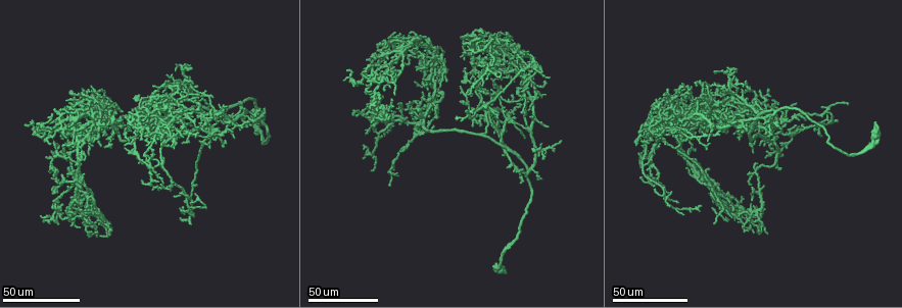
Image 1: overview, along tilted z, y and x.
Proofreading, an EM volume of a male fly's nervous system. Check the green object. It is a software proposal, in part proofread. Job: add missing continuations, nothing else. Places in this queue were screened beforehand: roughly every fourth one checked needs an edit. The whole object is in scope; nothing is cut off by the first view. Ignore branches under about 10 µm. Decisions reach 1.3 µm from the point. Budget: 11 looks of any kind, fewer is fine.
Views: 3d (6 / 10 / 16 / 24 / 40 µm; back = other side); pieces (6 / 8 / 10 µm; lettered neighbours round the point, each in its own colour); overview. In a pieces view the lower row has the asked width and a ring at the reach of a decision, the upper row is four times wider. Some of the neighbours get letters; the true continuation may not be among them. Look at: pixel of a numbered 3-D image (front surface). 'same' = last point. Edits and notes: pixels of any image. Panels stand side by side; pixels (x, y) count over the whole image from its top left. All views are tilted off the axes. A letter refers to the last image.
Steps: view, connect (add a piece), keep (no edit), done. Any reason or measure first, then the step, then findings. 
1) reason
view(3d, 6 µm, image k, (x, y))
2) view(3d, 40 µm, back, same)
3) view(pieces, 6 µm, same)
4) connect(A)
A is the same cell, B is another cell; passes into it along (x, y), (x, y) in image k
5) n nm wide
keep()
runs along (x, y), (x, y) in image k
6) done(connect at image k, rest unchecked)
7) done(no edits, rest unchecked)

branch stops here
view(3d, 24 µm, image 1, (400, 33))

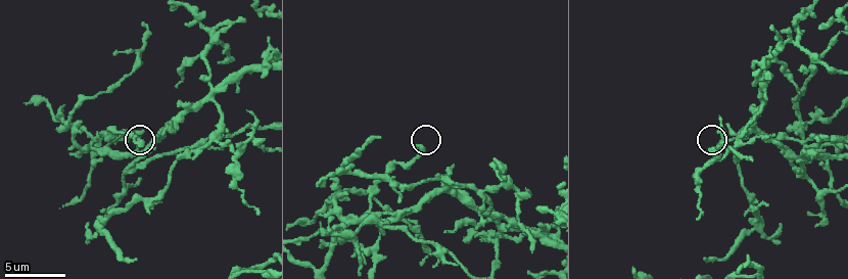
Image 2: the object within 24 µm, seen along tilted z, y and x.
view(pieces, 10 µm, image 2, (422, 149))

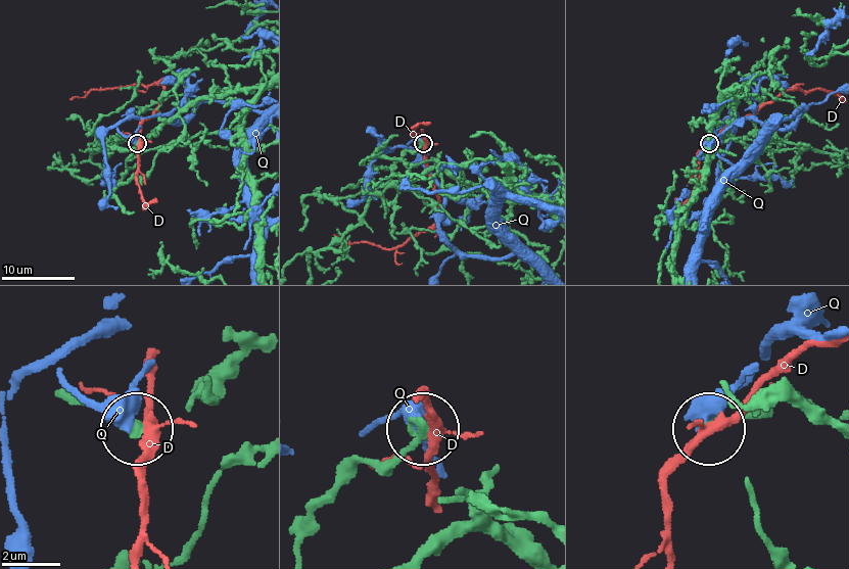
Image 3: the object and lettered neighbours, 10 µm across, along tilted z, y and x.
keep()
D and Q are other cells; runs along (159, 126), (131, 149), (120, 148), (114, 139), (137, 141) in image 3; none of them fits

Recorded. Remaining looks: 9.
branch stops here
view(3d, 24 µm, image 1, (757, 165))

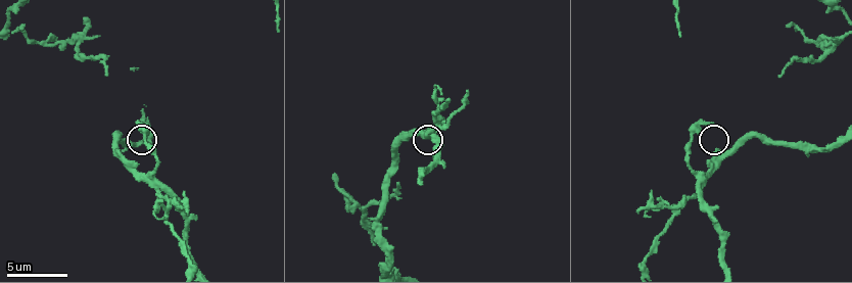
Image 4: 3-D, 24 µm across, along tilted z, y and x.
what lies round it
view(pieces, 6 µm, image 4, (712, 123))

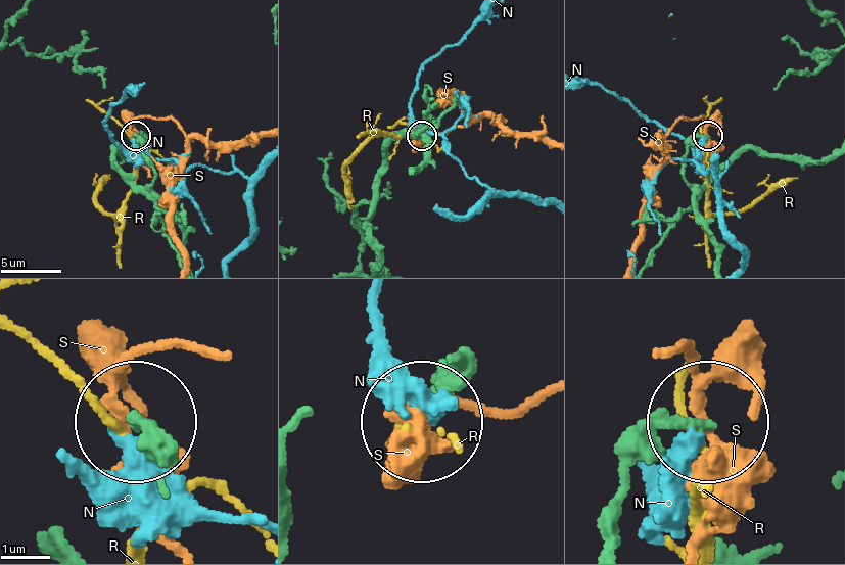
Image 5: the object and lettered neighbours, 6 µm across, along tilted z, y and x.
keep()
N, R and S are other cells; no lettered piece goes on from it

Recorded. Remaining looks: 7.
end of a long branch
view(3d, 40 µm, image 1, (472, 96))

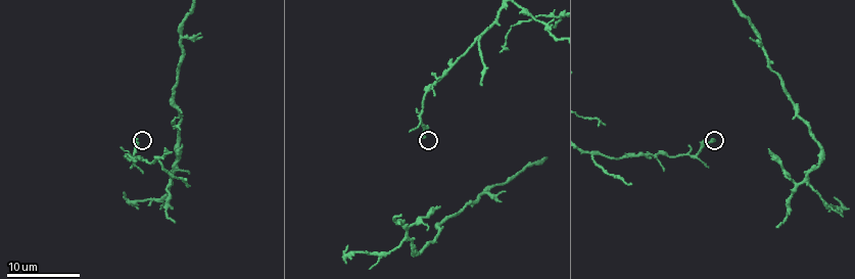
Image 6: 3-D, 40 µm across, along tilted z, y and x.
view(pieces, 10 µm, image 6, (716, 140))

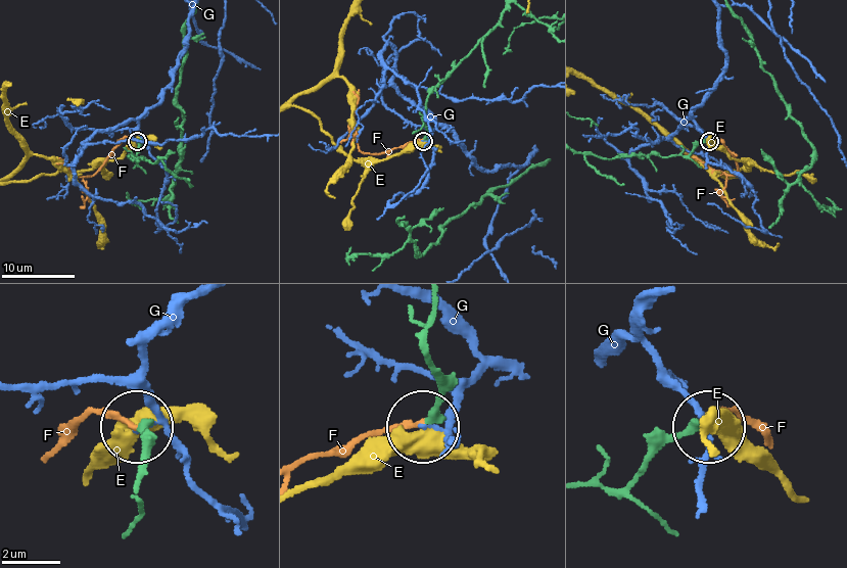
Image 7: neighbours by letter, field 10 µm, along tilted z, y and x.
connect(F)
F is the same cell, E and G are other cells; passes into it along (425, 348), (438, 388), (430, 421), (377, 429), (303, 460) in image 7; the cell continues

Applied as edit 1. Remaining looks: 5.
branch stops here
view(3d, 24 µm, image 1, (733, 101))

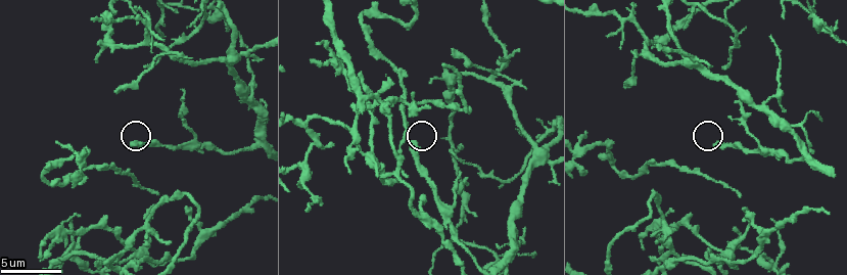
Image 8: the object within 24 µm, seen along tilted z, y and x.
view(pieces, 8 µm, image 8, (131, 145))

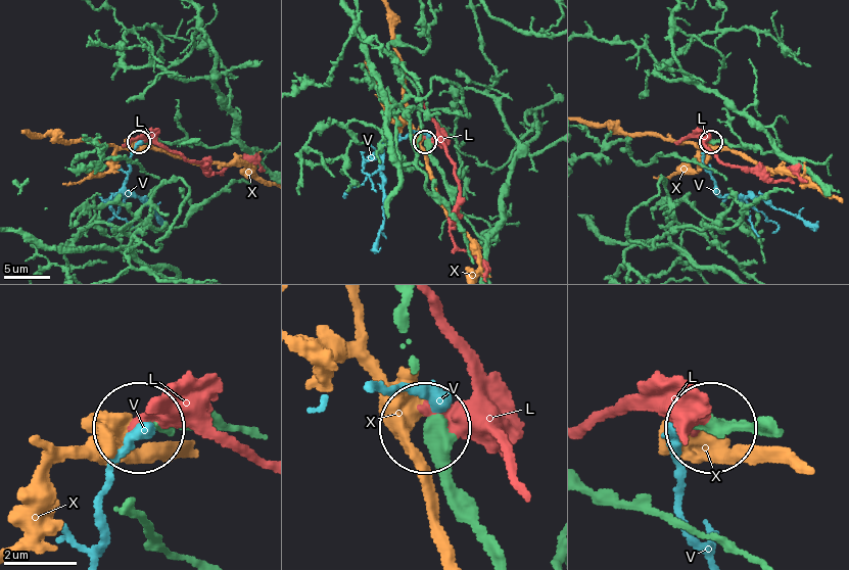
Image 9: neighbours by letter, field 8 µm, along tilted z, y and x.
connect(V)
V is the same cell, L and X are other cells; passes into it along (724, 143), (702, 151), (716, 191), (791, 212) in image 9; it goes on there

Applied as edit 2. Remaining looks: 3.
view(overview)

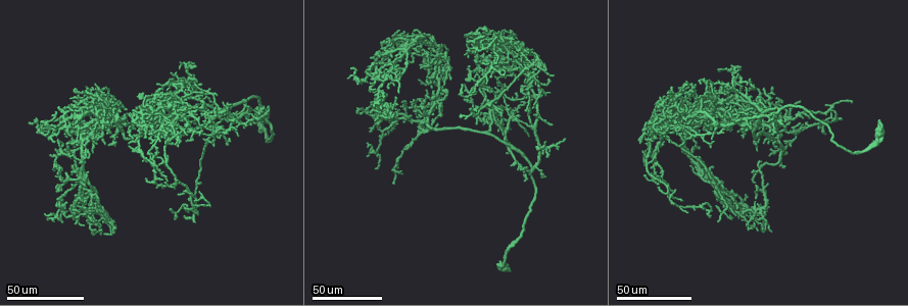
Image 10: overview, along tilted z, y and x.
free end
view(3d, 40 µm, image 10, (395, 53))

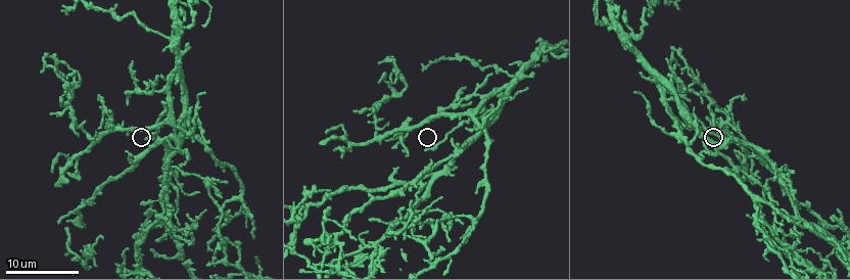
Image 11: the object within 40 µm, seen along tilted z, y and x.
view(pieces, 8 µm, image 11, (145, 137))

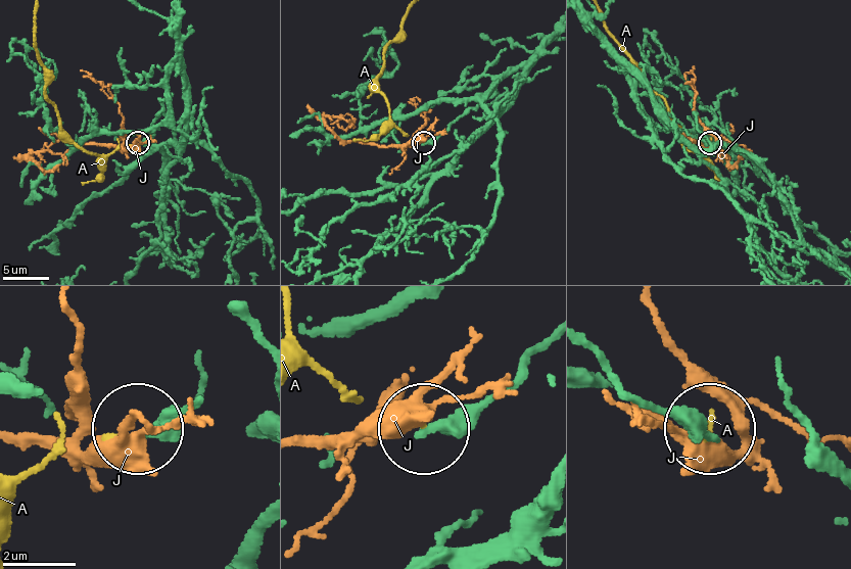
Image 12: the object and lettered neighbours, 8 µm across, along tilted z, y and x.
260 nm wide
keep()
A and J are other cells; runs along (188, 402), (137, 433) in image 12; no lettered piece goes on from it

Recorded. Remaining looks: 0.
done(connect at image 7, connect at image 9, rest unchecked)

